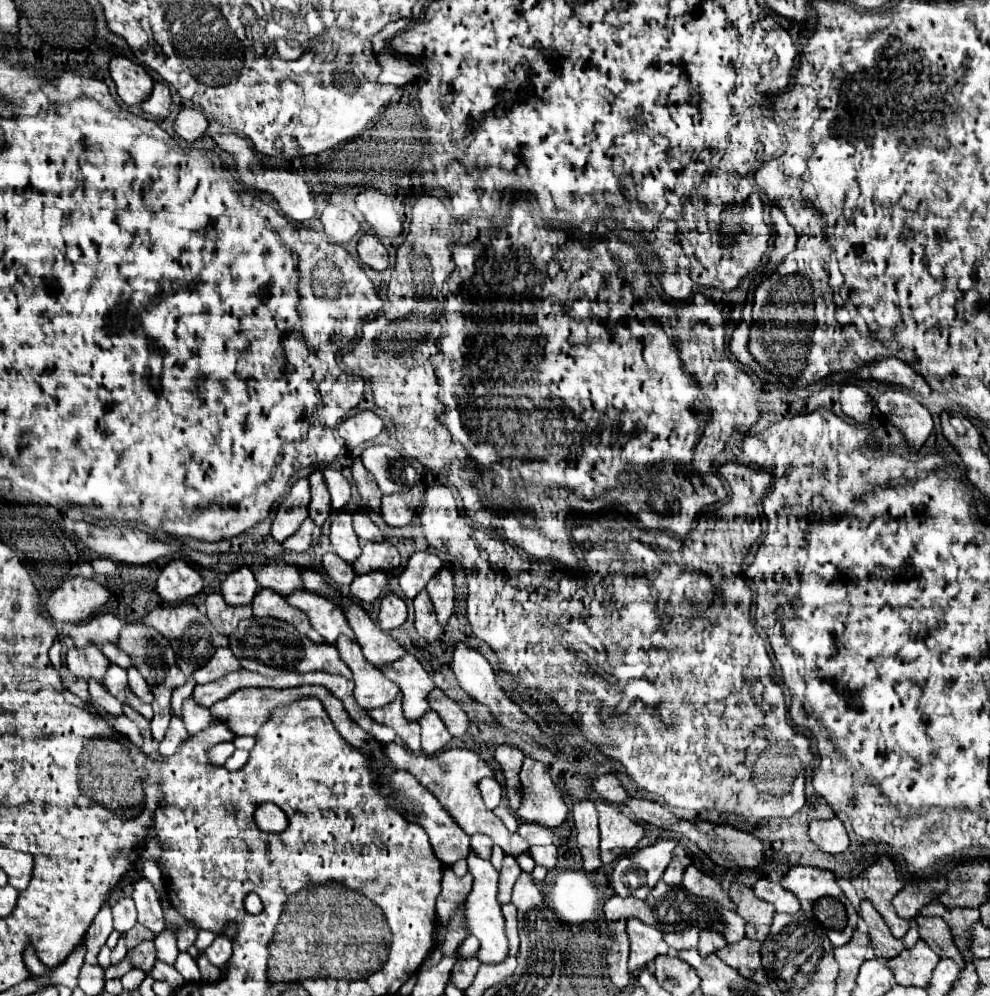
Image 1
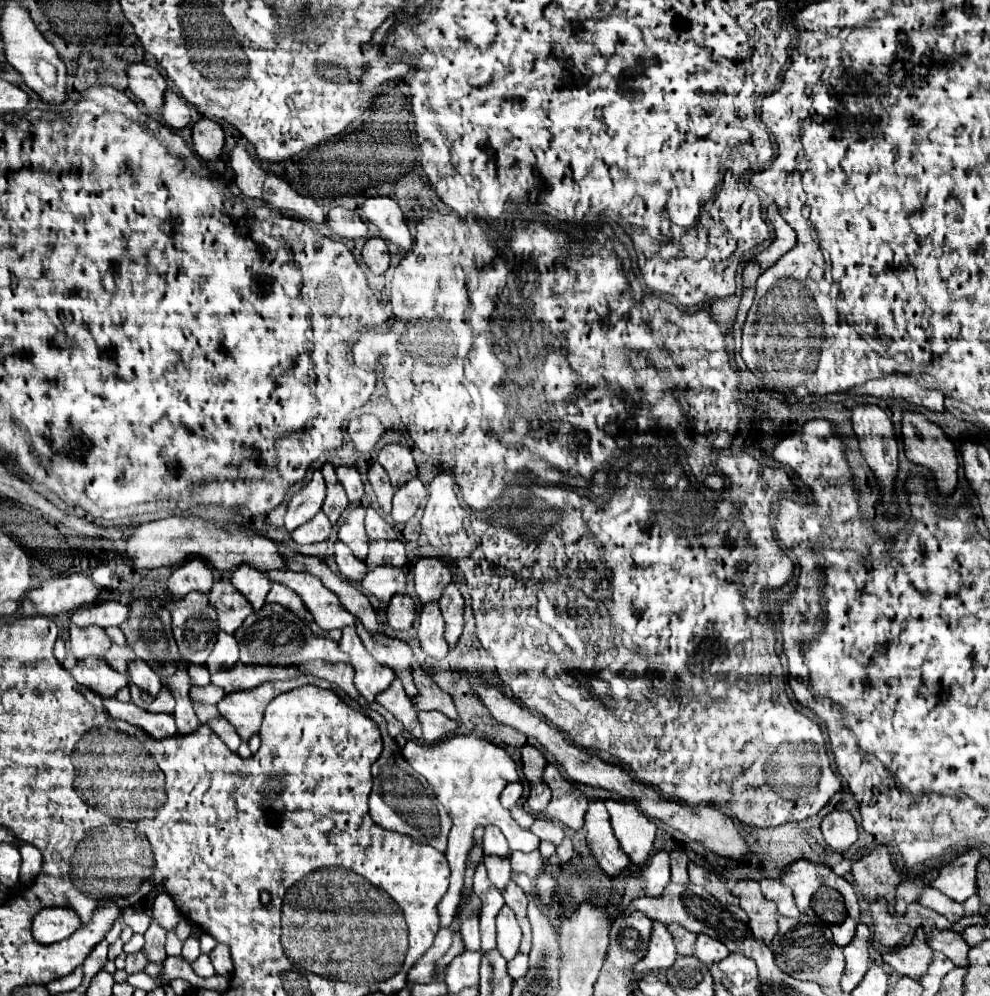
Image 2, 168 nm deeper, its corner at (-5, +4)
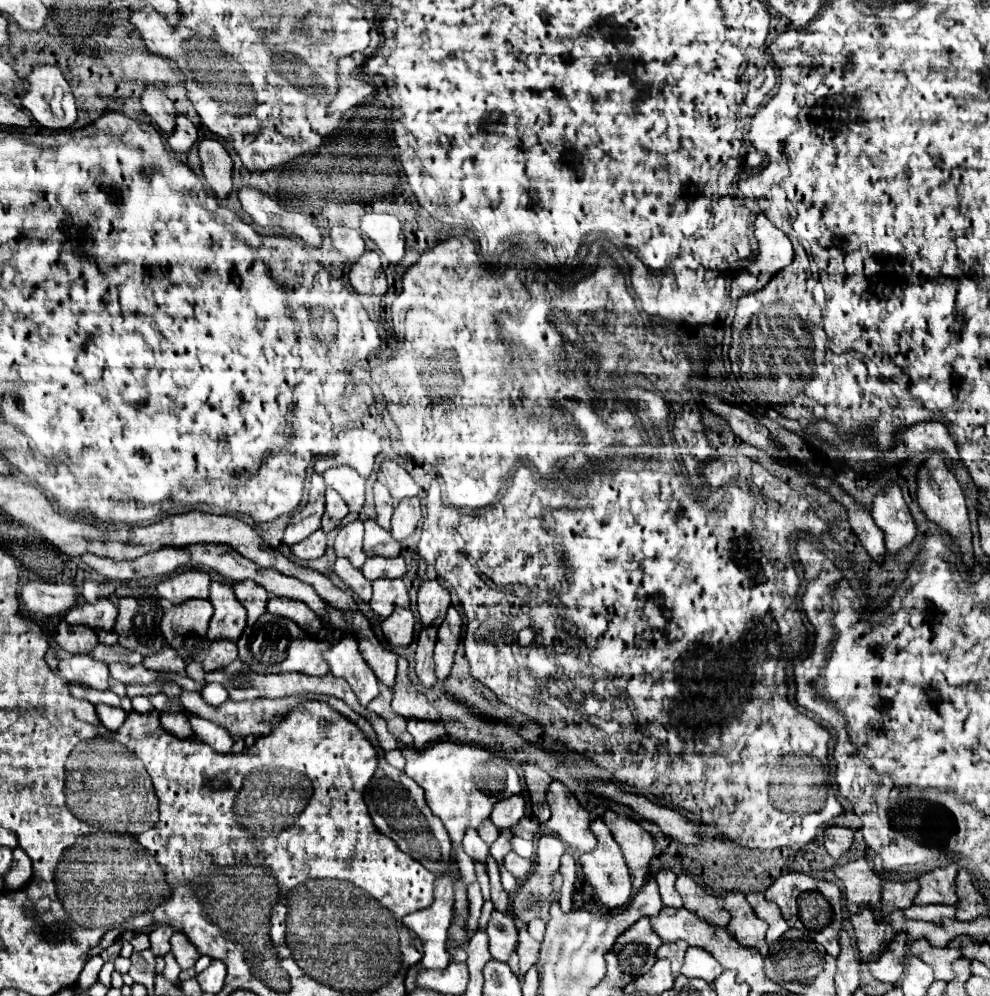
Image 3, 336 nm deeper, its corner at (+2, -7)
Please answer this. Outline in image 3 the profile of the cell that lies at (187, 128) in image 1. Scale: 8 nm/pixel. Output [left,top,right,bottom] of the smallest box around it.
[198,138,234,198]

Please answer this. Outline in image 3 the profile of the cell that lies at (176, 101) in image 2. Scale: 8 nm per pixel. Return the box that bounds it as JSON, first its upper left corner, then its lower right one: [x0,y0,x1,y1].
[168,114,198,154]

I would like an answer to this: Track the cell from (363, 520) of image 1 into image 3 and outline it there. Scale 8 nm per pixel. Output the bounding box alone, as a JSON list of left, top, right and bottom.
[364,520,402,556]

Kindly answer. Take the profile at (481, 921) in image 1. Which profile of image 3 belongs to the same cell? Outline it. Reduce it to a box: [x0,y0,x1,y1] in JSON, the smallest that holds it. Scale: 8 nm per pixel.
[486,912,518,962]

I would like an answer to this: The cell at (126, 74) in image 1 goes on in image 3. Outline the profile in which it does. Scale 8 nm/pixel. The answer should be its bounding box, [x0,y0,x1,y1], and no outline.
[140,84,176,134]

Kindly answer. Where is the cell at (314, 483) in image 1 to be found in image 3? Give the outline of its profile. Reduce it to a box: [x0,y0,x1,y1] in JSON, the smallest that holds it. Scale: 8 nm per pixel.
[322,488,348,532]

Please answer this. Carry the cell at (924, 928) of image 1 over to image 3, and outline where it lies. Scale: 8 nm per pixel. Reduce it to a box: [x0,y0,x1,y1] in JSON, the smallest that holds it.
[910,940,960,980]

